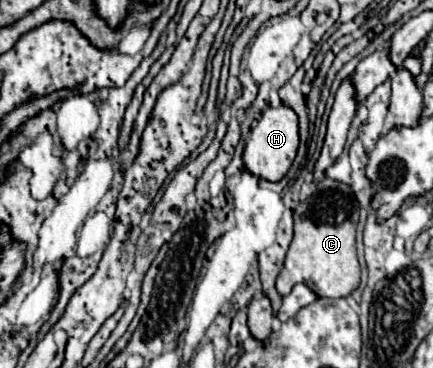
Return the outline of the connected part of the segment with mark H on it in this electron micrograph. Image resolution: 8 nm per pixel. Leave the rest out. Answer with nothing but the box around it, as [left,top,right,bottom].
[243,104,299,182]

